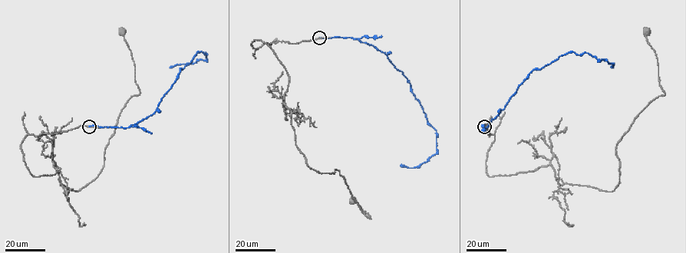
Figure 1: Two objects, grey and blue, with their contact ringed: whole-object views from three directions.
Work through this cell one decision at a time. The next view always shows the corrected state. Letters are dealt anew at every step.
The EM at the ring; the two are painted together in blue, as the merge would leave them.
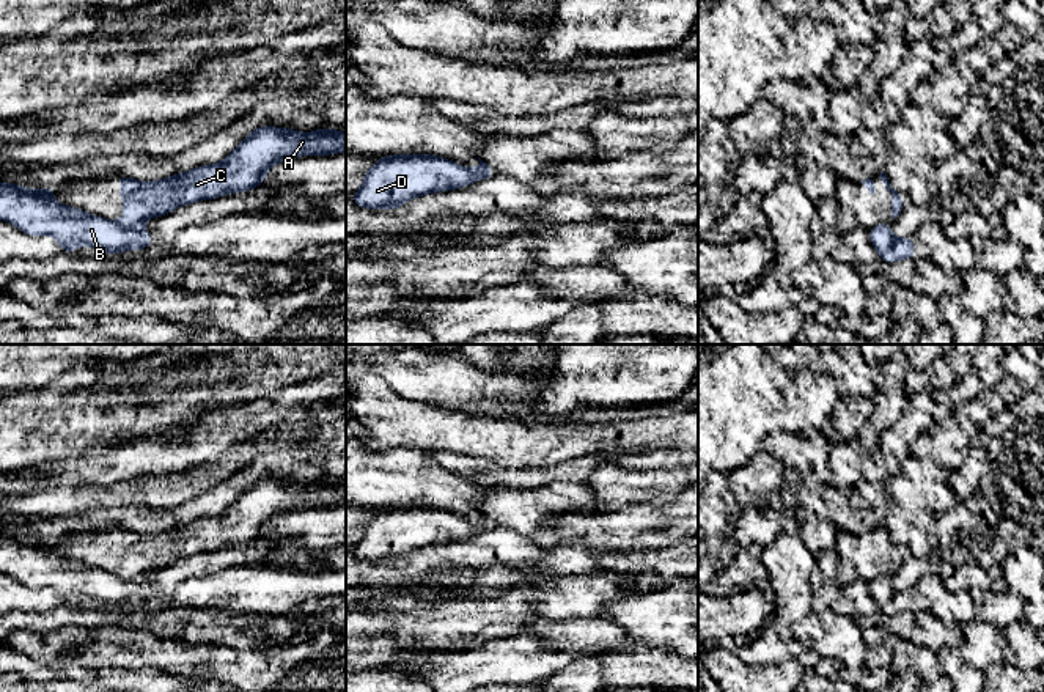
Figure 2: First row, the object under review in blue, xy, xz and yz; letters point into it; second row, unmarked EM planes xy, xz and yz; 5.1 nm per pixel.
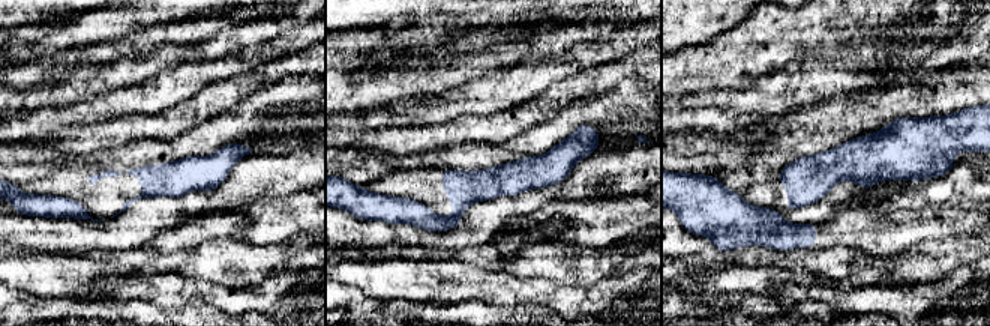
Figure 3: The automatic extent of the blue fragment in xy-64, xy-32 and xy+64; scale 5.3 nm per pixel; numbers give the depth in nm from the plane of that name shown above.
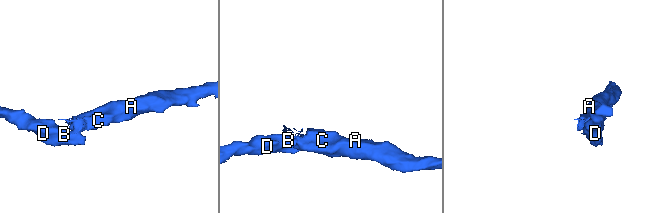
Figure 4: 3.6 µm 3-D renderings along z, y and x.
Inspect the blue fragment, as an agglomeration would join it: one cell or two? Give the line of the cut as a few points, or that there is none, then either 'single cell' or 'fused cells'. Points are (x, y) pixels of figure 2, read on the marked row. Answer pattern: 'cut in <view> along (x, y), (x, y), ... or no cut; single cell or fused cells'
cut in xy along (113, 222), (123, 227), (142, 228); fused cells

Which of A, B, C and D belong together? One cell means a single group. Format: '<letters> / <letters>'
A C / B D

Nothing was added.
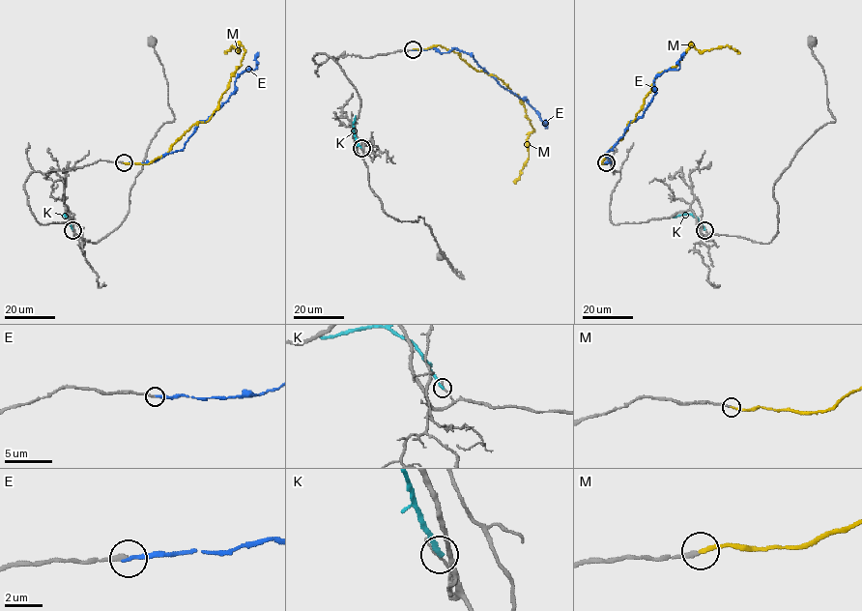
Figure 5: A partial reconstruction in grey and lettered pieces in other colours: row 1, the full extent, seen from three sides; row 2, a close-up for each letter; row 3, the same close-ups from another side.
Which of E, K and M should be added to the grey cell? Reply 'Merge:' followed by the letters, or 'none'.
Merge: M

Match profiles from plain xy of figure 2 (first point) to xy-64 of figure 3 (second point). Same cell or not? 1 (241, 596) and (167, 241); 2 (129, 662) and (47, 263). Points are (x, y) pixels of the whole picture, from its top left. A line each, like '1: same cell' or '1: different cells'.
1: different cells
2: same cell

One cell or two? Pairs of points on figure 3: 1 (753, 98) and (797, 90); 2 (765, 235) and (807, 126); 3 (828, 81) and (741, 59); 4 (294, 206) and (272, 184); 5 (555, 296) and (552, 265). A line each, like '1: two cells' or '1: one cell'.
1: one cell
2: two cells
3: two cells
4: two cells
5: two cells

